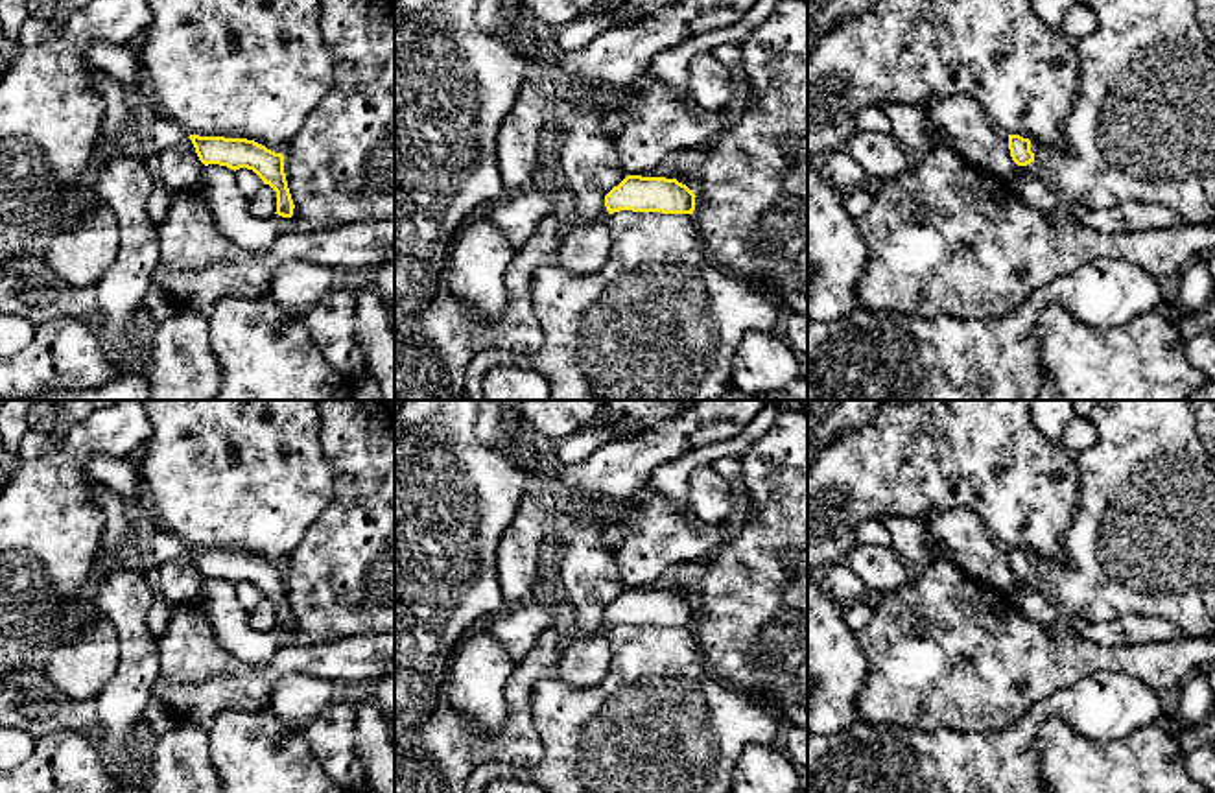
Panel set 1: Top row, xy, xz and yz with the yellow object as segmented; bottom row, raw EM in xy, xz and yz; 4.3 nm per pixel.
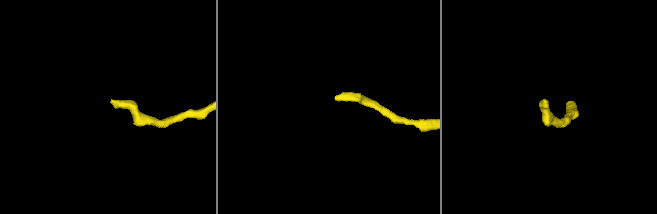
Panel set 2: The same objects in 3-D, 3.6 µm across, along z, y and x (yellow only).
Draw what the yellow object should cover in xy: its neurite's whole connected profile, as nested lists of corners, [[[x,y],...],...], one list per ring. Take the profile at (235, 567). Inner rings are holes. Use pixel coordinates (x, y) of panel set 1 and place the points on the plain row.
[[[188,550],[195,561],[199,574],[208,577],[227,579],[230,583],[253,583],[264,598],[277,605],[277,625],[282,631],[293,629],[293,612],[284,586],[284,568],[267,562],[265,559],[247,551],[225,550]]]

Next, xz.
[[[627,588],[605,609],[608,627],[619,623],[693,627],[695,607],[677,592]]]

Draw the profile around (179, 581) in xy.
[[[186,546],[186,551],[181,557],[155,561],[157,596],[171,607],[195,601],[205,583],[205,577],[199,574],[188,550],[190,548]]]

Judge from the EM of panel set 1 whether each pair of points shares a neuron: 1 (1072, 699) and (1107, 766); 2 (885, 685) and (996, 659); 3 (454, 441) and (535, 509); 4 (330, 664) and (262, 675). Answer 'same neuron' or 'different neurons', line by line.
1: different neurons
2: same neuron
3: different neurons
4: same neuron

